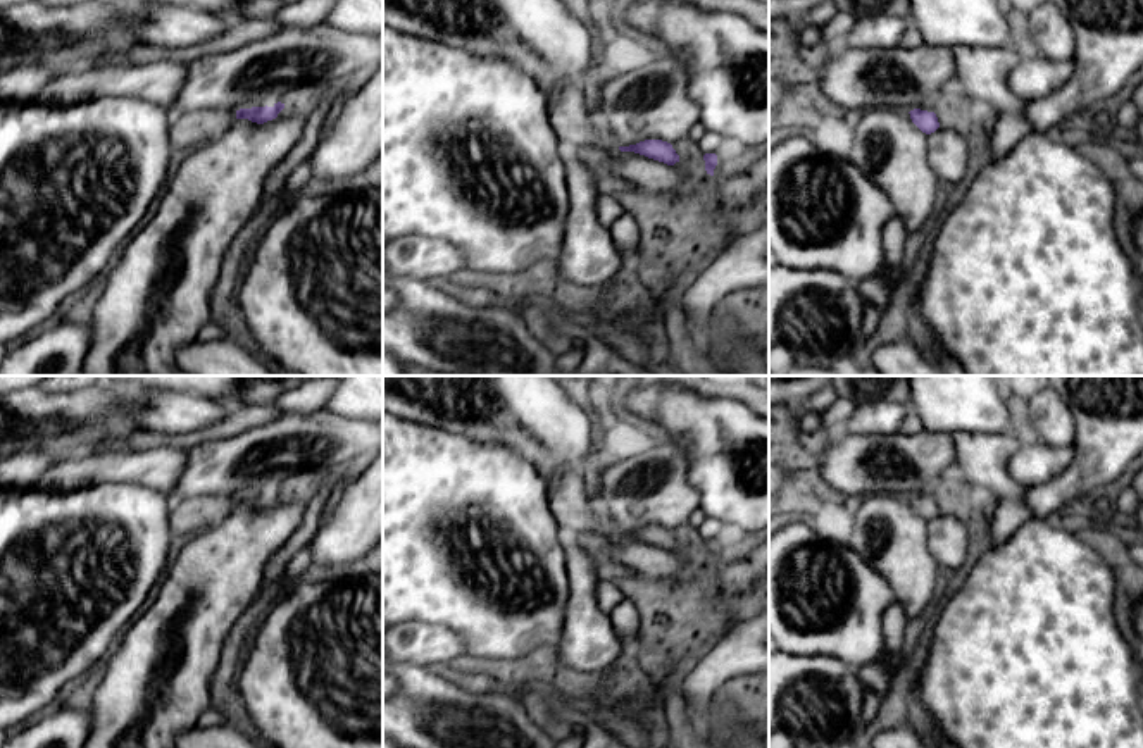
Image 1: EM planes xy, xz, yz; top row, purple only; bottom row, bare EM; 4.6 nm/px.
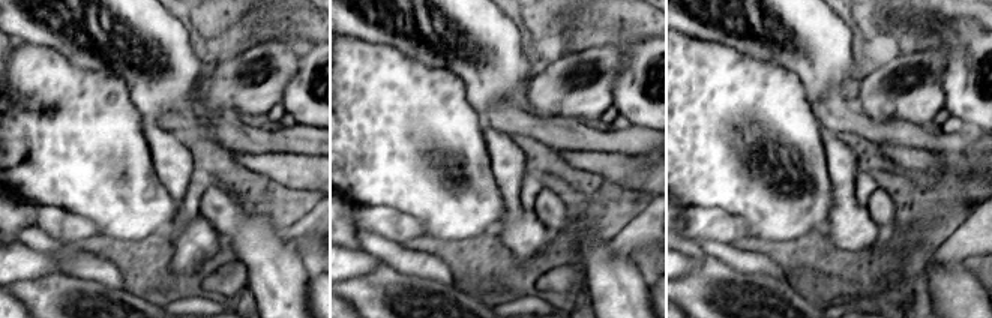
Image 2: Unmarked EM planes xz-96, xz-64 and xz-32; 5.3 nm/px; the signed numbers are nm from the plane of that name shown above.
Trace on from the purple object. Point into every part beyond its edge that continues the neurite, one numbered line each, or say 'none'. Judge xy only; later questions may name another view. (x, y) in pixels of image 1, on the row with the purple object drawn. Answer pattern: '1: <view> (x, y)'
1: xy (187, 131)

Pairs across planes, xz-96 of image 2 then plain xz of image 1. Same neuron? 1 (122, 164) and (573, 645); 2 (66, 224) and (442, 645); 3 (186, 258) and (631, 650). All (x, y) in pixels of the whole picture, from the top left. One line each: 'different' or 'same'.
1: different
2: same
3: different

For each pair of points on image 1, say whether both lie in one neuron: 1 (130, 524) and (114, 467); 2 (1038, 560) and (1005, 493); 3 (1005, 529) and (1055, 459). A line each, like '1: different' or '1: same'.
1: different
2: different
3: different

